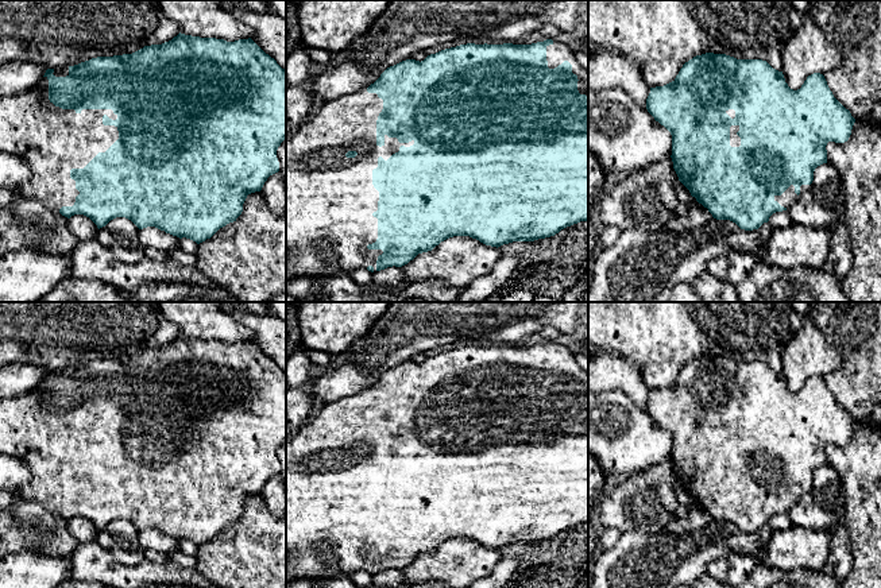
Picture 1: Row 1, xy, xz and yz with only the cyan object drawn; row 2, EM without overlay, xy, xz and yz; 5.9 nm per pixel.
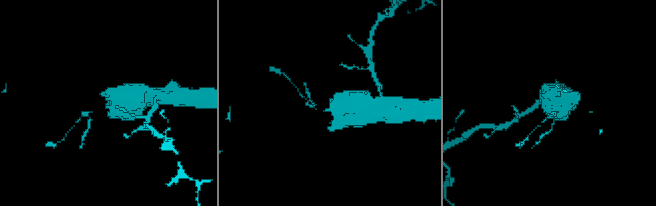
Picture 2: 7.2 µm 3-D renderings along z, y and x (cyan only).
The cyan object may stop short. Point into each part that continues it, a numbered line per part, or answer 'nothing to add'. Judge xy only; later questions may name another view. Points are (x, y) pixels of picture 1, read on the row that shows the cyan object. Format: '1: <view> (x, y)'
1: xy (53, 140)

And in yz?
1: yz (788, 197)

